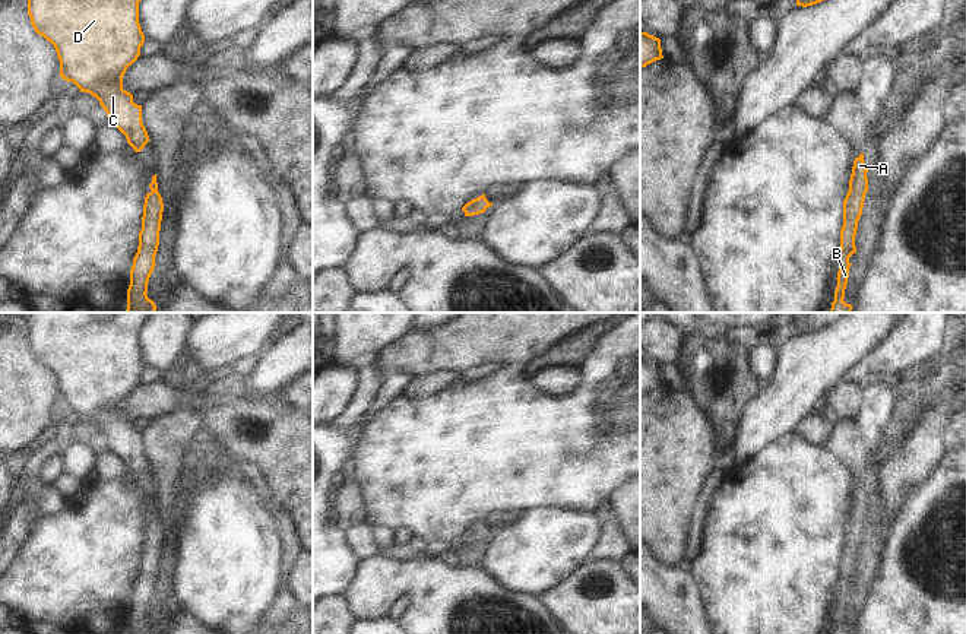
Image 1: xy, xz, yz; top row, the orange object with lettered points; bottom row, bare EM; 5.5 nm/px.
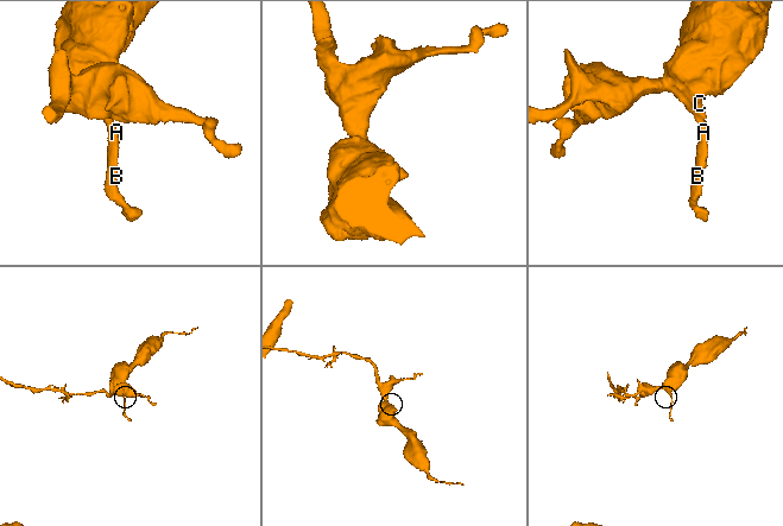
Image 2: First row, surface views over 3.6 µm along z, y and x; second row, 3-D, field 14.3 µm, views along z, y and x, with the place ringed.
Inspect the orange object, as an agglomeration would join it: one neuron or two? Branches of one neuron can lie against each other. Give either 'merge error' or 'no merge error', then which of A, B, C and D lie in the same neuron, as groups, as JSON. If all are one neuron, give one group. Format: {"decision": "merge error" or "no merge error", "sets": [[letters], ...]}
{"decision": "no merge error", "sets": [["A", "B", "C", "D"]]}

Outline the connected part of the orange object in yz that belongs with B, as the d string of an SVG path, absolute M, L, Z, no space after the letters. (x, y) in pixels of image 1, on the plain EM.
M864 481L853 488L852 501L849 507L849 519L843 527L843 554L840 557L840 577L839 577L839 599L837 614L834 618L834 628L832 634L852 634L843 628L845 616L849 605L851 589L849 584L856 580L855 562L858 548L862 542L865 522L868 519L867 492Z

